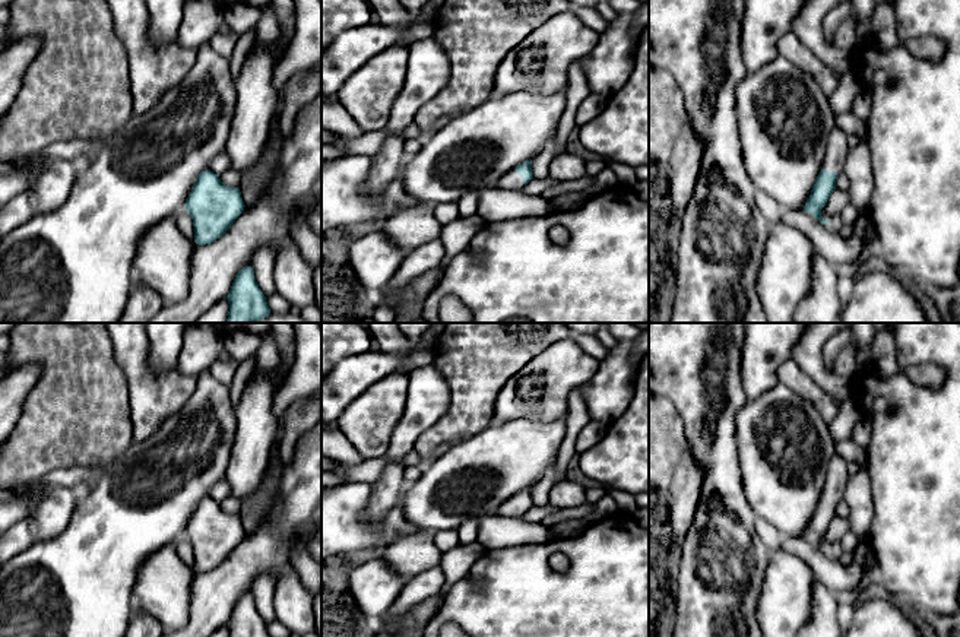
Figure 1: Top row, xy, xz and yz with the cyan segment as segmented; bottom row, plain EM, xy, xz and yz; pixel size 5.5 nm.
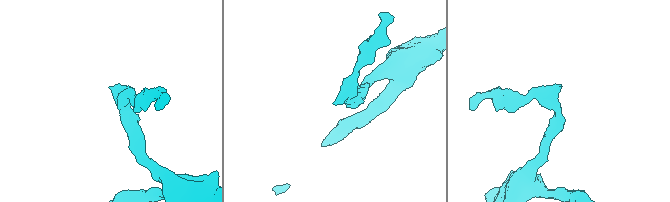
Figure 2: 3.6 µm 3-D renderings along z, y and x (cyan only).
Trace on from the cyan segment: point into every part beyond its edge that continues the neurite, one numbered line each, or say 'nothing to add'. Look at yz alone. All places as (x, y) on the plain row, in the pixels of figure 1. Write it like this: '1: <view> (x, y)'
1: yz (837, 478)

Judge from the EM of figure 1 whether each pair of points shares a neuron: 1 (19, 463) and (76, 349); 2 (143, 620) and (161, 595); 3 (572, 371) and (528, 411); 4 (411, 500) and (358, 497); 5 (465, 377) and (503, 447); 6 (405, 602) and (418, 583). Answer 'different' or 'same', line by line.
1: same
2: different
3: same
4: different
5: different
6: same

